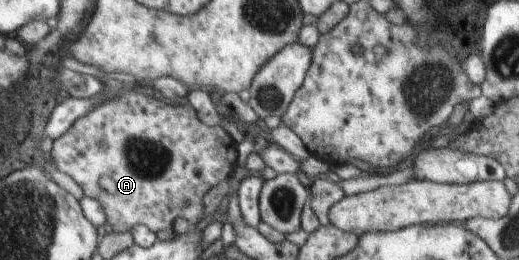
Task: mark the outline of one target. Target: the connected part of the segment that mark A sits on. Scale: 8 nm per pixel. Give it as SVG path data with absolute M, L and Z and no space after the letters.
M127 91L78 118L63 136L53 141L45 163L47 169L57 169L71 176L85 197L99 202L113 232L124 233L142 224L157 233L173 229L177 217L185 218L193 227L203 220L203 196L232 175L238 164L238 145L222 126L201 122L186 100L173 105L153 96Z

